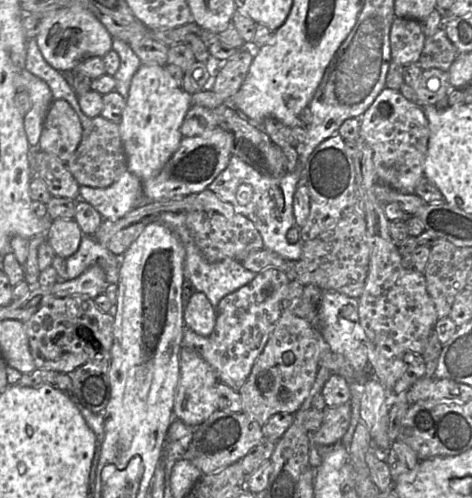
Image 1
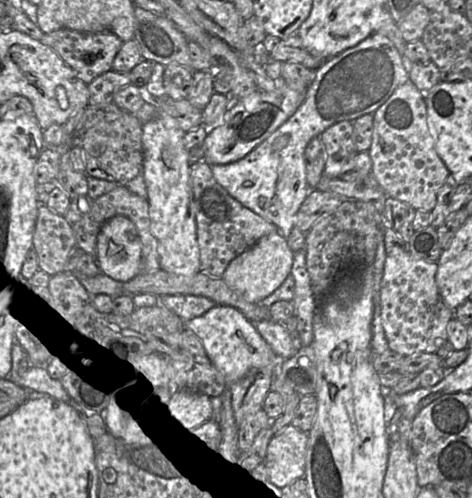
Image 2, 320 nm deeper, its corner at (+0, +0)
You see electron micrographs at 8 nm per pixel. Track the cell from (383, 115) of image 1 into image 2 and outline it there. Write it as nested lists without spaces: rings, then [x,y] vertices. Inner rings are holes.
[[[411,81],[396,88],[373,113],[372,142],[368,154],[372,161],[371,172],[387,197],[406,202],[415,210],[433,210],[438,191],[450,172],[436,153],[429,133],[424,93]]]

